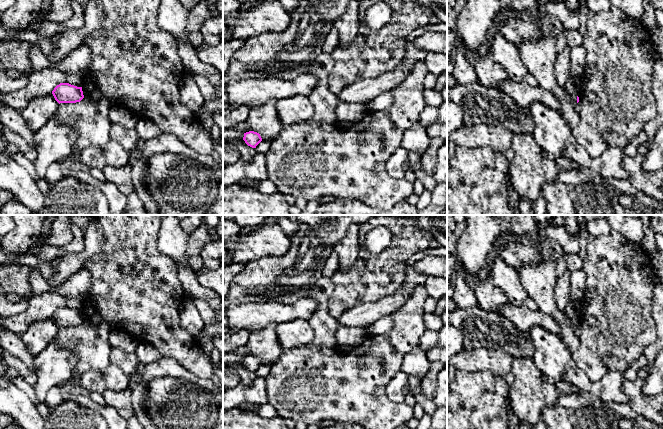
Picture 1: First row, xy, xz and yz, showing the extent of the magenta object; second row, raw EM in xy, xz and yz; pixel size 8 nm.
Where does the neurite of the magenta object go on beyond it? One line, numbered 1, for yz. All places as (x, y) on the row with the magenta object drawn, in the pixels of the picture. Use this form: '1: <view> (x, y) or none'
1: none

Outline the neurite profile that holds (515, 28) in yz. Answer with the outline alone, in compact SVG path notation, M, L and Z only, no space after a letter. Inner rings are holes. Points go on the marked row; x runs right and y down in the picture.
M501 15L497 19L500 33L517 47L529 40L543 36L543 29L536 27L529 19L520 15Z

